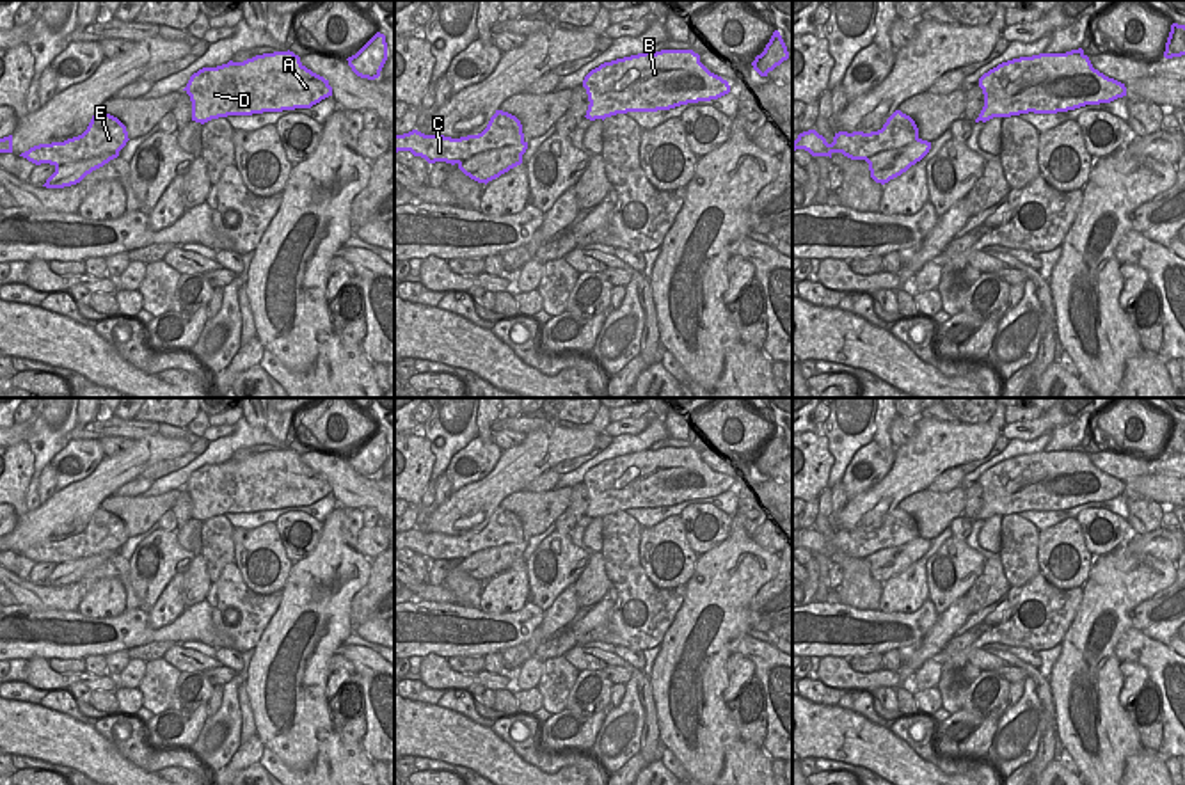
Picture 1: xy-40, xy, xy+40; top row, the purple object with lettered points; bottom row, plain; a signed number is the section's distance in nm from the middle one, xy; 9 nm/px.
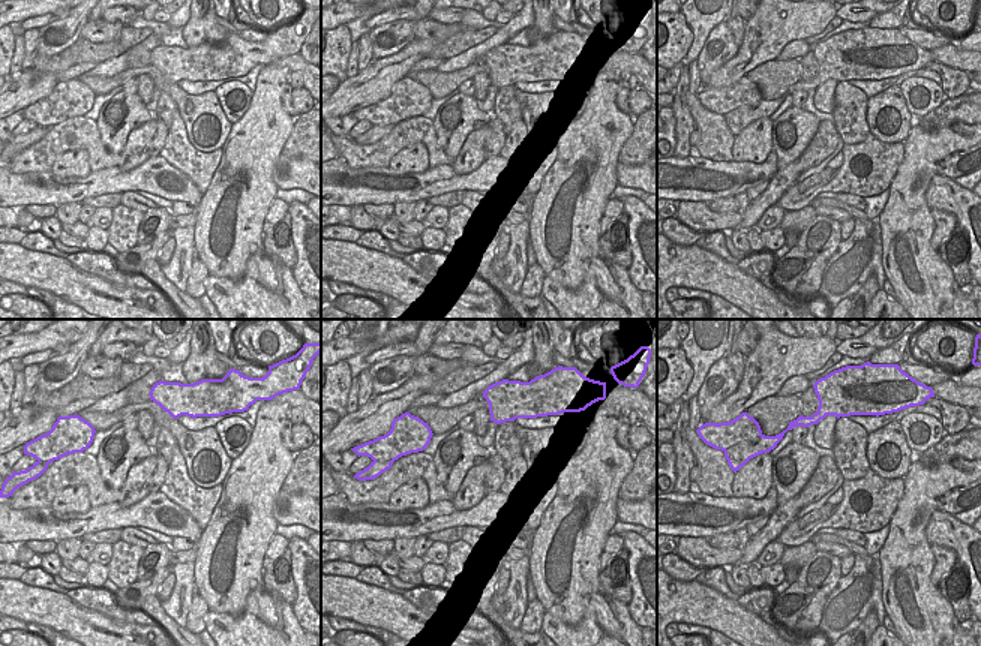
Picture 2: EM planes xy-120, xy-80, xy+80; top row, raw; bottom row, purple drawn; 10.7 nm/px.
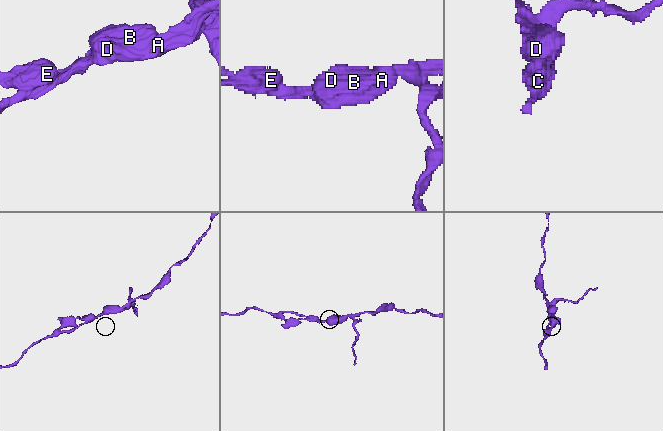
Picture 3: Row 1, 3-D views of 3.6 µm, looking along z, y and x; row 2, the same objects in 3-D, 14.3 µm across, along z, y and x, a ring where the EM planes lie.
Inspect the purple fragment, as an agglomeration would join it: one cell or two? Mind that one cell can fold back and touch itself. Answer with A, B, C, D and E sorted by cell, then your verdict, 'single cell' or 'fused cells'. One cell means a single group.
A B C D E | single cell

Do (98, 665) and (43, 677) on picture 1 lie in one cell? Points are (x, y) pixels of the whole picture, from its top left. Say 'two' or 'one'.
two

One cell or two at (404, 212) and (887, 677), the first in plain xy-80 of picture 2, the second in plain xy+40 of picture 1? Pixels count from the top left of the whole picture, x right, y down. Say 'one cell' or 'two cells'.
two cells

